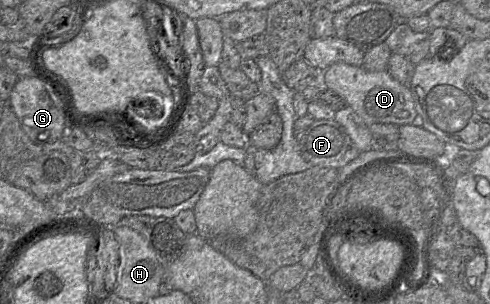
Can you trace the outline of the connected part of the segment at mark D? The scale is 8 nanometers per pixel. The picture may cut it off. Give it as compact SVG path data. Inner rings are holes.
M336 62L321 73L321 85L338 93L366 125L393 124L398 127L418 122L414 99L408 86L395 80L389 72L372 72L363 66Z

